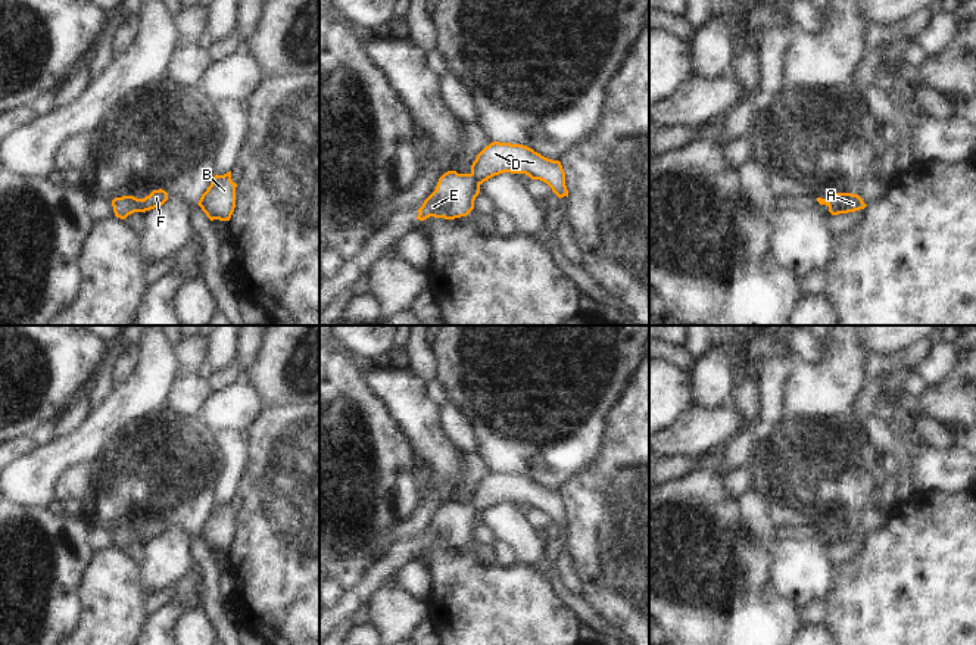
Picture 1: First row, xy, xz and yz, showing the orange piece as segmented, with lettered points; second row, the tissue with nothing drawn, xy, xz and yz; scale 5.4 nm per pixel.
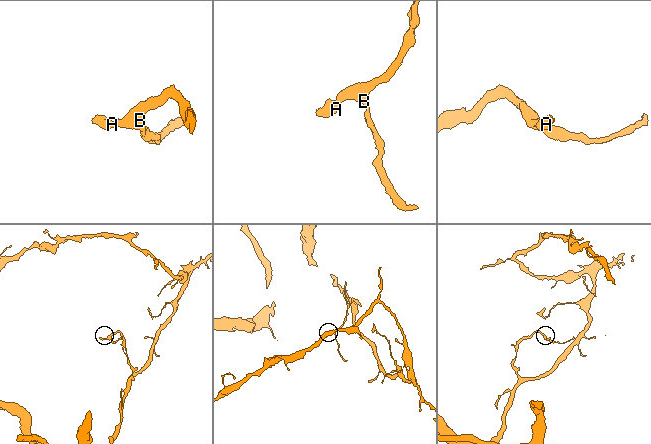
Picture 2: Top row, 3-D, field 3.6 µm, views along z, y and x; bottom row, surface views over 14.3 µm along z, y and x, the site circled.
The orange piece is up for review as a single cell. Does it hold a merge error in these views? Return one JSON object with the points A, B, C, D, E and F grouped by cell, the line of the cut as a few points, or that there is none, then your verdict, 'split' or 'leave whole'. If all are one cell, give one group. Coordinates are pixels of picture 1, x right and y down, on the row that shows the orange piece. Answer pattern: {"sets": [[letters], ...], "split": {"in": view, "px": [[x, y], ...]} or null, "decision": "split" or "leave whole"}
{"sets": [["A", "B", "C", "D", "E", "F"]], "split": null, "decision": "leave whole"}

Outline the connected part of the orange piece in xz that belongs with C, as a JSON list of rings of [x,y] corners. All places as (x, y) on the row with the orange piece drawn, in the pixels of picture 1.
[[[493,141],[477,155],[470,174],[448,171],[439,178],[436,190],[418,209],[417,219],[467,216],[474,209],[480,186],[503,172],[526,174],[531,180],[546,183],[559,199],[568,197],[559,161],[548,159],[523,144]]]

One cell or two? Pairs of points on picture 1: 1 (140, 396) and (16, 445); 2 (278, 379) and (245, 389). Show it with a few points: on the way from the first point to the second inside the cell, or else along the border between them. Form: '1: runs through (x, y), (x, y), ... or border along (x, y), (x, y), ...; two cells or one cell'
1: border along (37, 445), (15, 461); two cells
2: border along (246, 373), (267, 407); two cells

